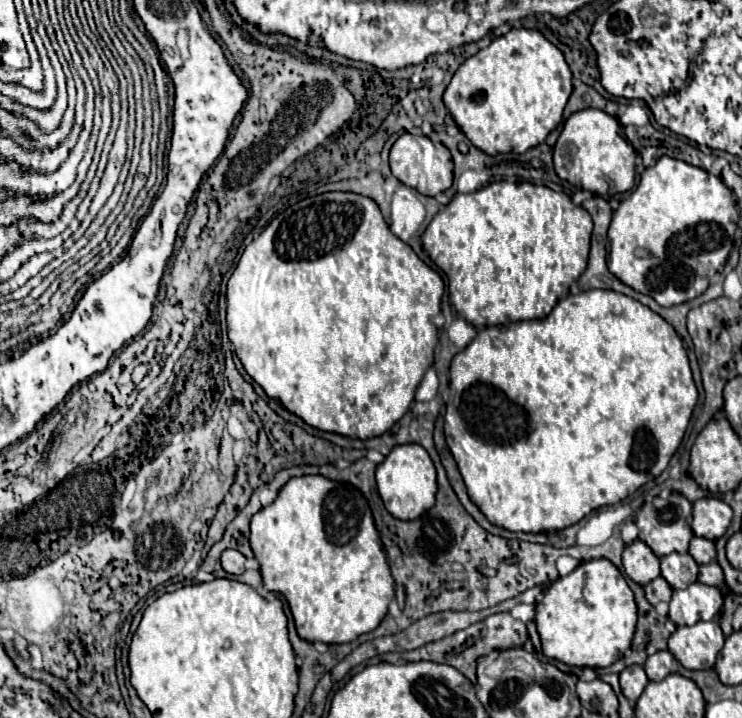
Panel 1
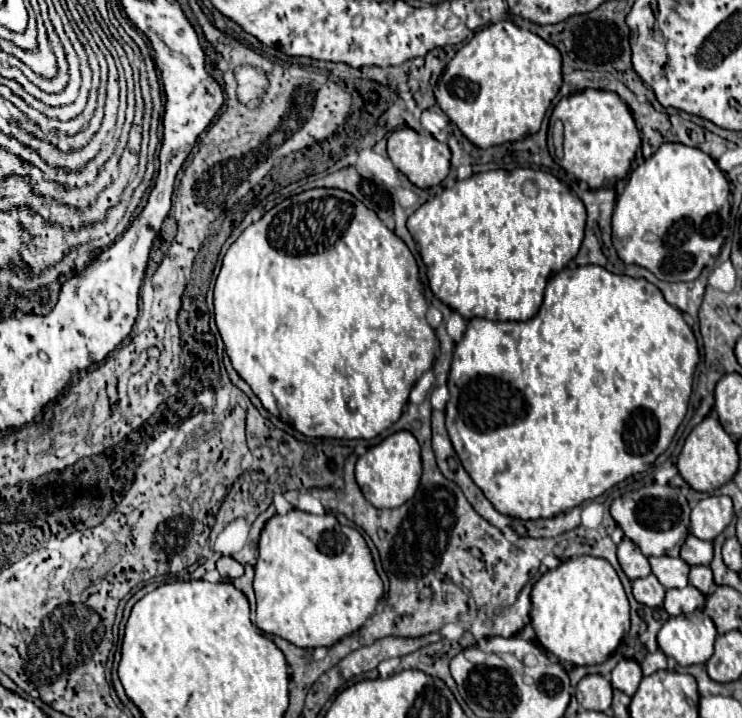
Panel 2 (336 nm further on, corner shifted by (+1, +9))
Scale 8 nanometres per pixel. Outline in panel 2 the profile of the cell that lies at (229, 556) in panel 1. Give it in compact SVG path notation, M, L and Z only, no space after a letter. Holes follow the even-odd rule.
M221 557L221 559L217 561L217 571L221 573L223 579L237 579L237 577L243 575L243 565L237 563L237 561L231 559L231 557Z

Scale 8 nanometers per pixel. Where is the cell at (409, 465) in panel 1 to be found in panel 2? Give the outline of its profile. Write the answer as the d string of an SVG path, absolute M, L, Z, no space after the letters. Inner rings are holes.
M397 431L375 447L369 447L367 453L357 459L355 479L373 507L393 509L403 505L415 495L421 479L421 449L417 439L409 431Z

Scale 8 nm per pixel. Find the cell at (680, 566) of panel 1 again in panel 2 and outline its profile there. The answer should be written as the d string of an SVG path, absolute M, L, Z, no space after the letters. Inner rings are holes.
M649 557L651 573L659 579L659 583L665 589L683 589L687 587L687 575L689 575L689 565L683 559L673 559L673 557Z

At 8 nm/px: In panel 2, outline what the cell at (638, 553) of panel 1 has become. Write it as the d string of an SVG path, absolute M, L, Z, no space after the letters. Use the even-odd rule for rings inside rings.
M623 537L623 541L617 547L617 559L619 559L621 569L625 571L625 575L631 581L639 579L639 577L647 577L651 573L647 557L639 551L639 547L631 539Z

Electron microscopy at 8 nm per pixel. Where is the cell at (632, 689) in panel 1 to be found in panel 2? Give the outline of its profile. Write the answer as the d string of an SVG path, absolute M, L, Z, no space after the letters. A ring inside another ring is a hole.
M623 659L615 665L615 669L611 671L611 685L623 693L627 693L629 697L637 691L639 683L643 679L641 667L637 661L633 659Z

